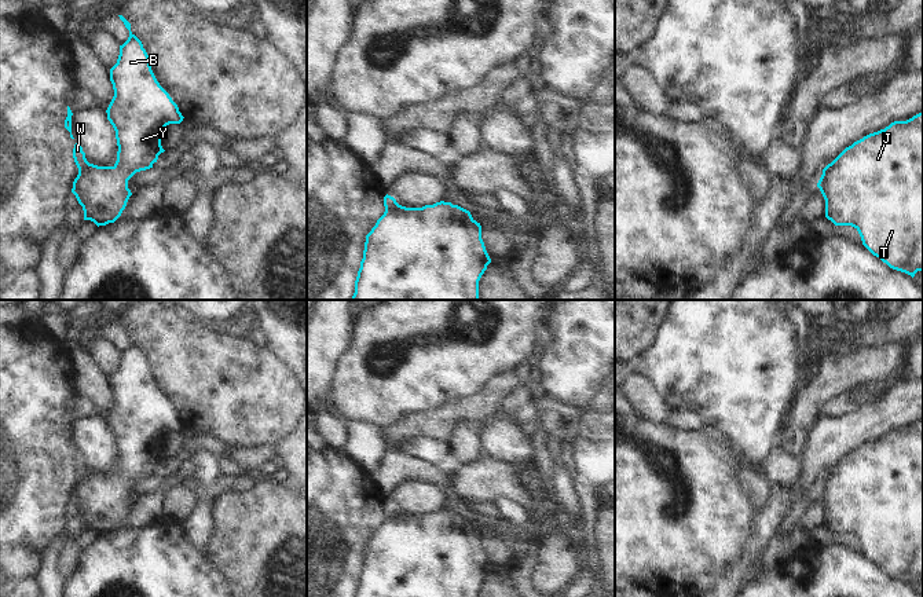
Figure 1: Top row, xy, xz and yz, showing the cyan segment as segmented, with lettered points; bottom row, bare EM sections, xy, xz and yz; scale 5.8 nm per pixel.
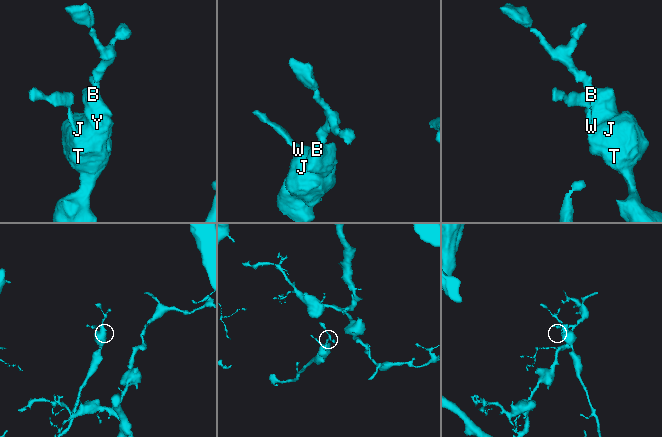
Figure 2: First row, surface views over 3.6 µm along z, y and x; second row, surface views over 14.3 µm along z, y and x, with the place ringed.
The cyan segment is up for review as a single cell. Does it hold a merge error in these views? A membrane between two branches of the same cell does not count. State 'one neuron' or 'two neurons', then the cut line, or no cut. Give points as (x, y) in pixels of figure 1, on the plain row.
two neurons | xz (398, 512), (385, 519)

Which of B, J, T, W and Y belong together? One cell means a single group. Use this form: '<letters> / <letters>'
B J T Y / W

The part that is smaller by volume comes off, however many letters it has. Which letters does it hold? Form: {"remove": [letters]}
{"remove": ["W"]}

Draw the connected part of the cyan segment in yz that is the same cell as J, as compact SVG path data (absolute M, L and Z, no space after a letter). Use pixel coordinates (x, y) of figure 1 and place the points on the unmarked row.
M923 421L906 429L894 429L846 455L817 491L825 508L825 525L835 534L854 535L862 553L890 576L912 586L923 579Z

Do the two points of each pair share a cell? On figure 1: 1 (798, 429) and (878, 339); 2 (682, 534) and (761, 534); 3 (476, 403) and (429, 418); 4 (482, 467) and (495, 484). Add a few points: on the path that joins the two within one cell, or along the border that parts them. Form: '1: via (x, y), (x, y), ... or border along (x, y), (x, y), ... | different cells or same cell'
1: border along (903, 341), (860, 347), (841, 356) | different cells
2: border along (755, 512), (753, 530), (740, 555), (733, 561) | different cells
3: via (465, 409), (440, 418) | same cell
4: via (484, 471), (491, 480) | same cell

